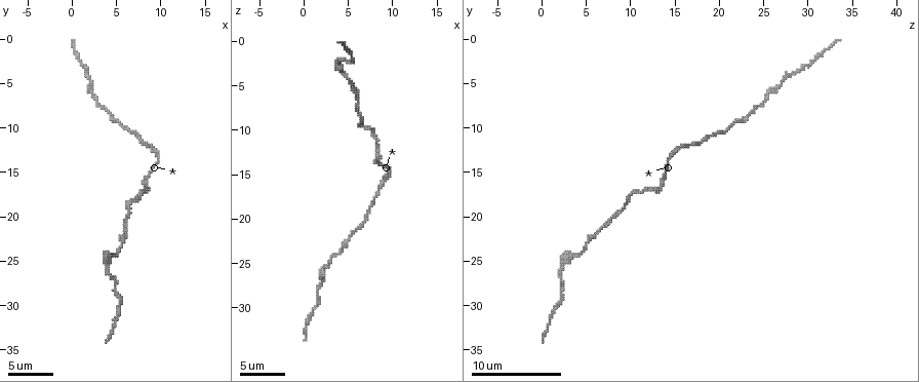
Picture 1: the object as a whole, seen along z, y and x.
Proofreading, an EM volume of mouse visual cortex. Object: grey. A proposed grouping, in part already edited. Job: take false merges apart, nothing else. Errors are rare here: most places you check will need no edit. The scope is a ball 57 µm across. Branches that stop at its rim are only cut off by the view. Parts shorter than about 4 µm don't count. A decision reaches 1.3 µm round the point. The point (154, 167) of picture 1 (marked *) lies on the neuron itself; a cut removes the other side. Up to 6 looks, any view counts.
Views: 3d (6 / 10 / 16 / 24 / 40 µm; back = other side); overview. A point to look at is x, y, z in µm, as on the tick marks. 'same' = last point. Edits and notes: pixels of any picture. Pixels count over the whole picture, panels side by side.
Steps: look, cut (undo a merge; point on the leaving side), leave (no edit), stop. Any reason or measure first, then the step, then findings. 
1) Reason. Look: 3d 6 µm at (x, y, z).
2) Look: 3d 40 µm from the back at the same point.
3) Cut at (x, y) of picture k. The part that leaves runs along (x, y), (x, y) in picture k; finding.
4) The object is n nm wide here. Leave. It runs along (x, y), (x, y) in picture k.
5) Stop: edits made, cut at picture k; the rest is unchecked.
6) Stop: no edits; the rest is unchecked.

Calibre changes. Look: 3d 6 µm at (8.6, 12.0, 16.4).

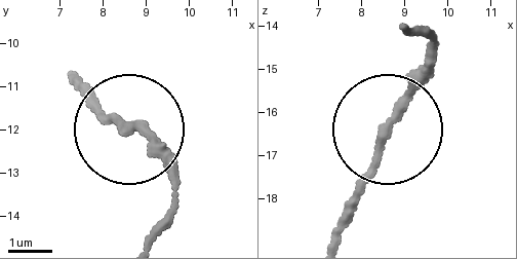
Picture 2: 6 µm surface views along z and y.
Leave. It runs along (155, 231), (177, 191), (173, 169), (136, 128), (89, 103) in picture 2; continuous, no second neuron.

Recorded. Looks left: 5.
A narrow waist. Look: 3d 10 µm at (1.6, 3.8, 28.6).

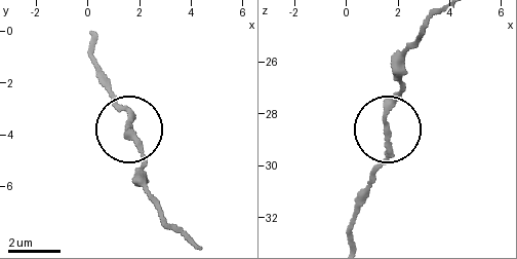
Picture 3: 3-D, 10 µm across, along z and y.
Leave. It runs along (187, 239), (164, 220), (108, 82) in picture 3; one neuron here.

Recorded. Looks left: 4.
Thick turns thin. Look: 3d 10 µm at (4.0, 26.0, 2.0).

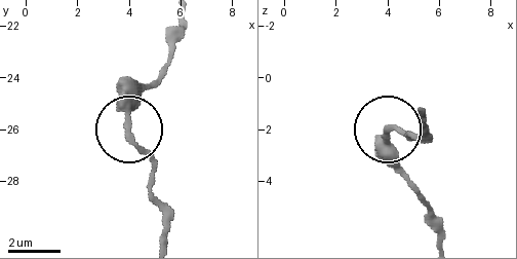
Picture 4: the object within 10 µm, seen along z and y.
Leave. All the same neuron.

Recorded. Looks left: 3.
Stop: no edits; the rest is unchecked.

